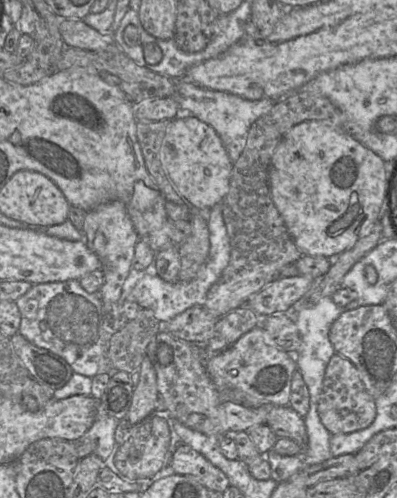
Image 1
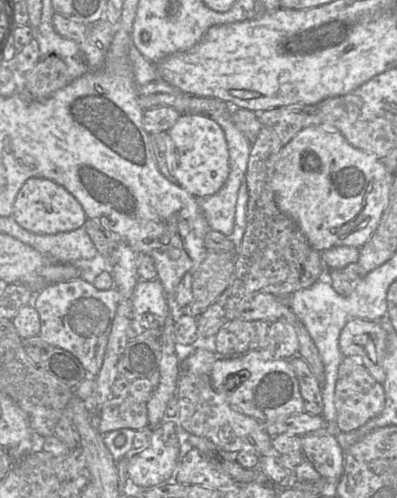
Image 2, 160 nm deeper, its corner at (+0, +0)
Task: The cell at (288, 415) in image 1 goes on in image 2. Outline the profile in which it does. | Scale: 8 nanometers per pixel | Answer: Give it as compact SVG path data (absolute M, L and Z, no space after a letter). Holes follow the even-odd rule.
M329 426L301 436L301 452L327 482L336 482L344 471L345 452L339 445L335 430Z

